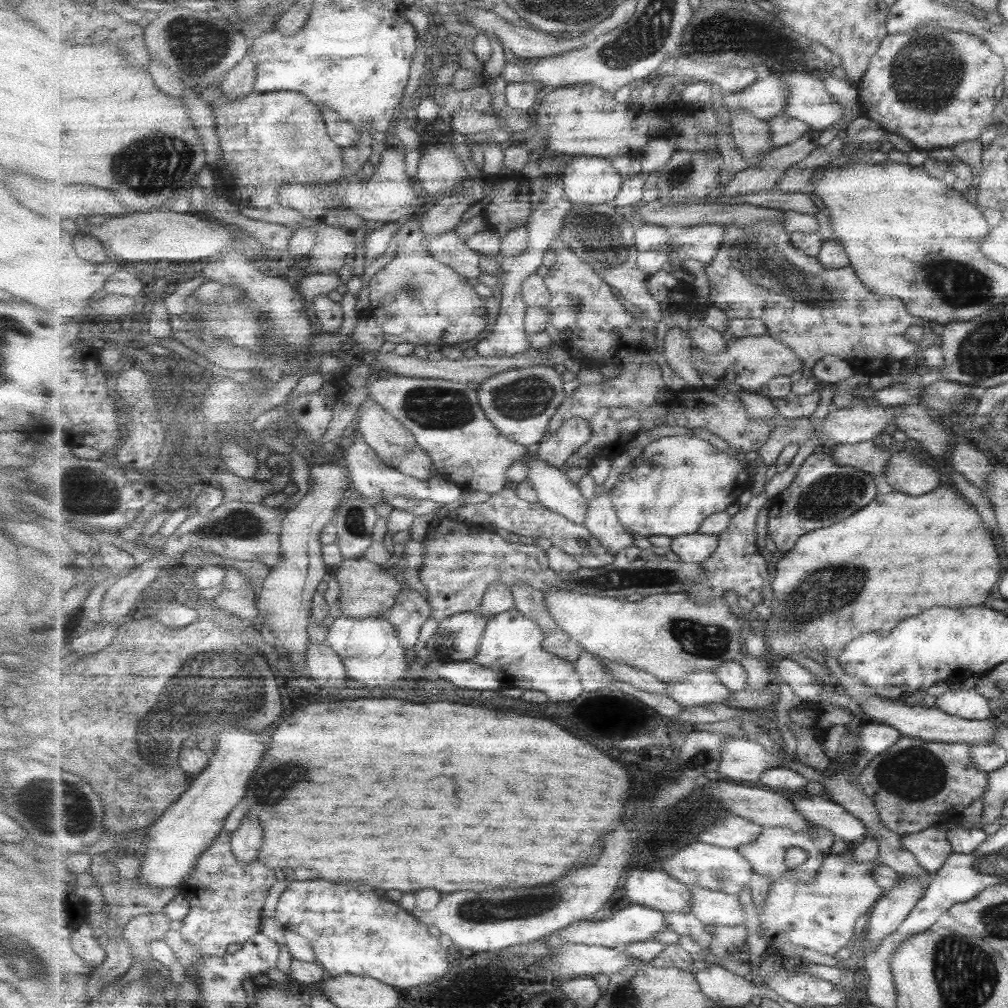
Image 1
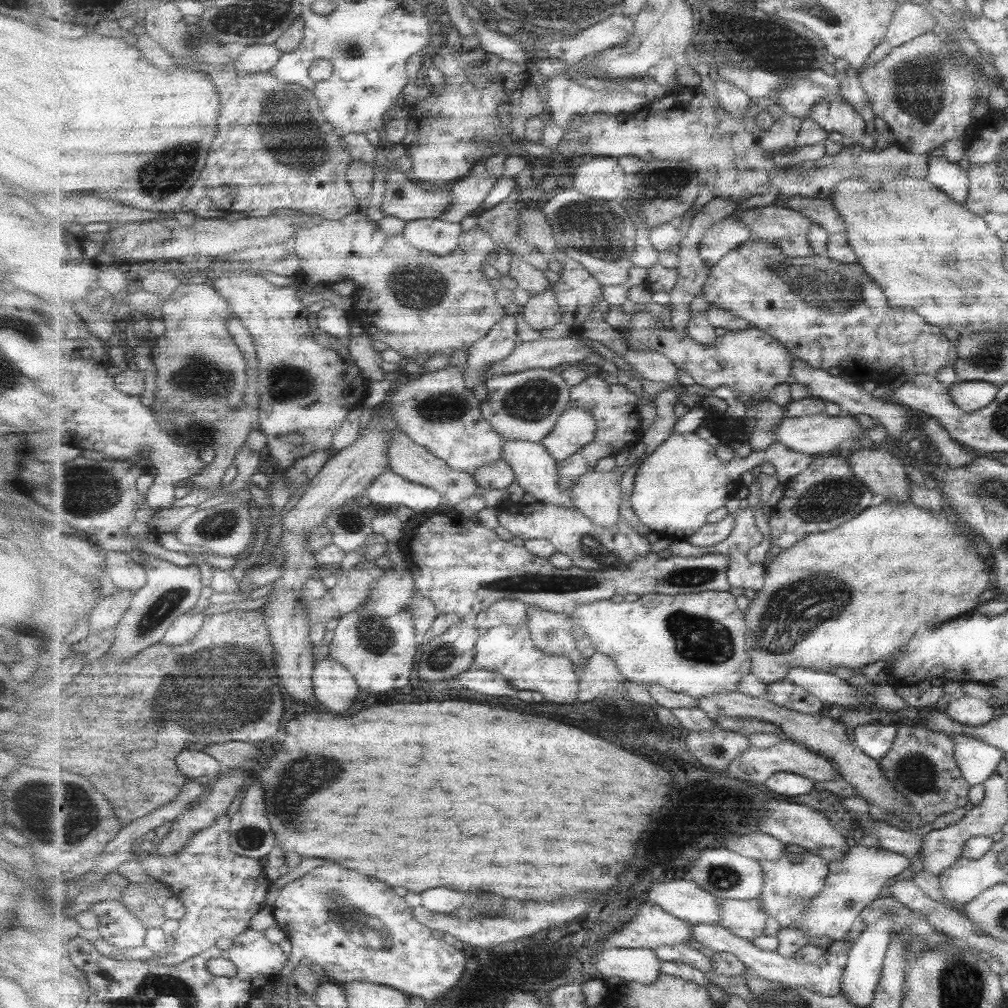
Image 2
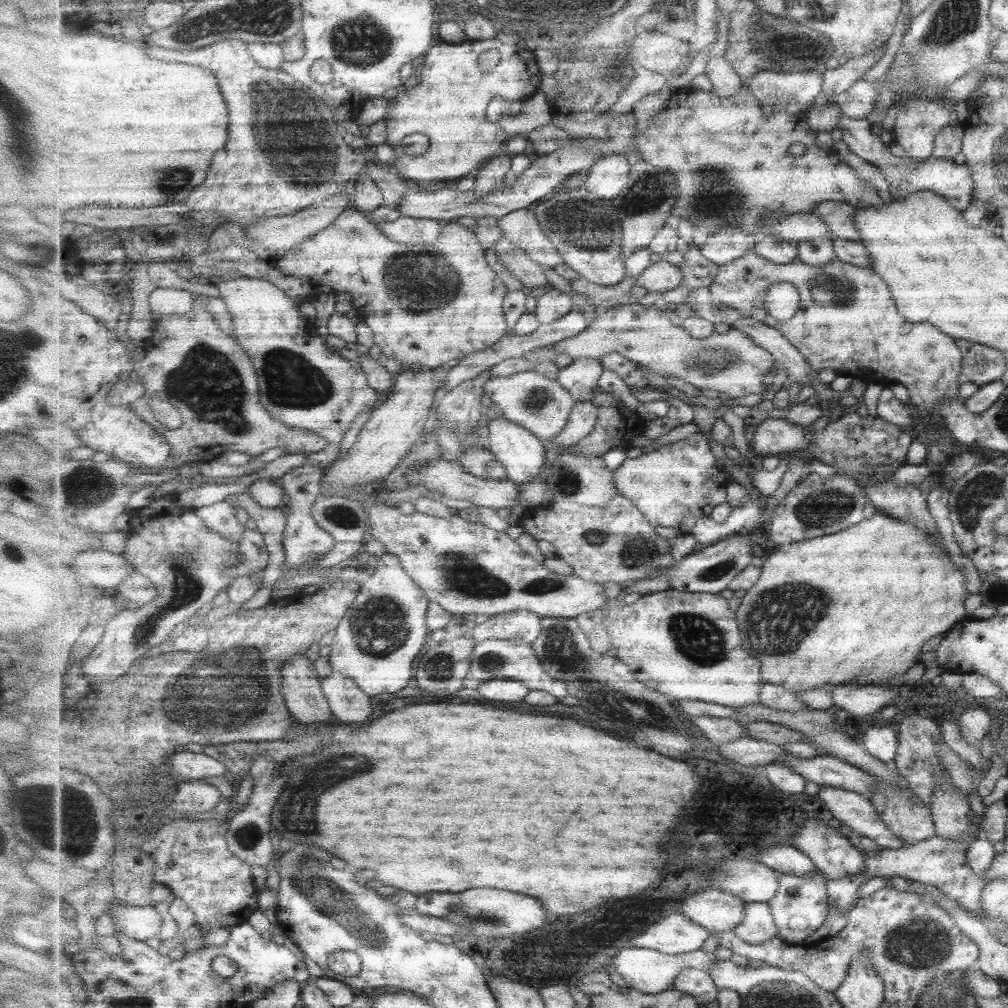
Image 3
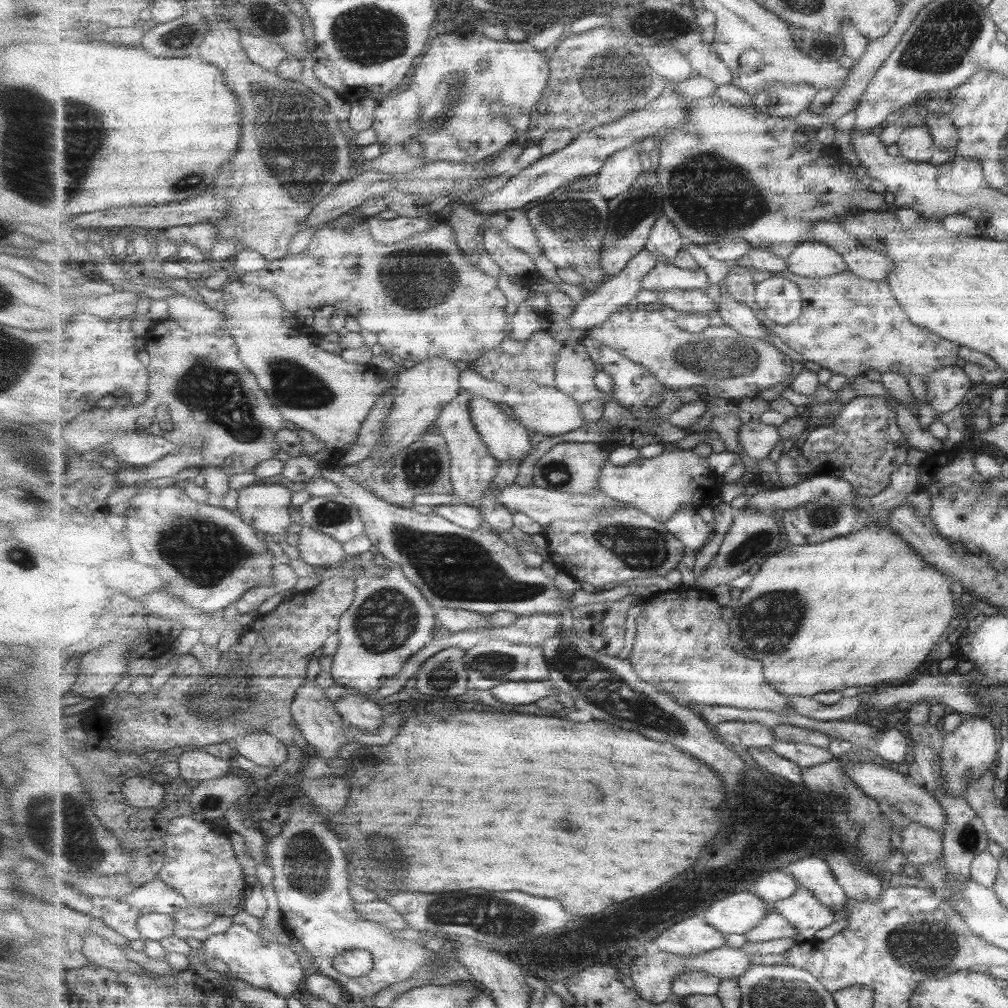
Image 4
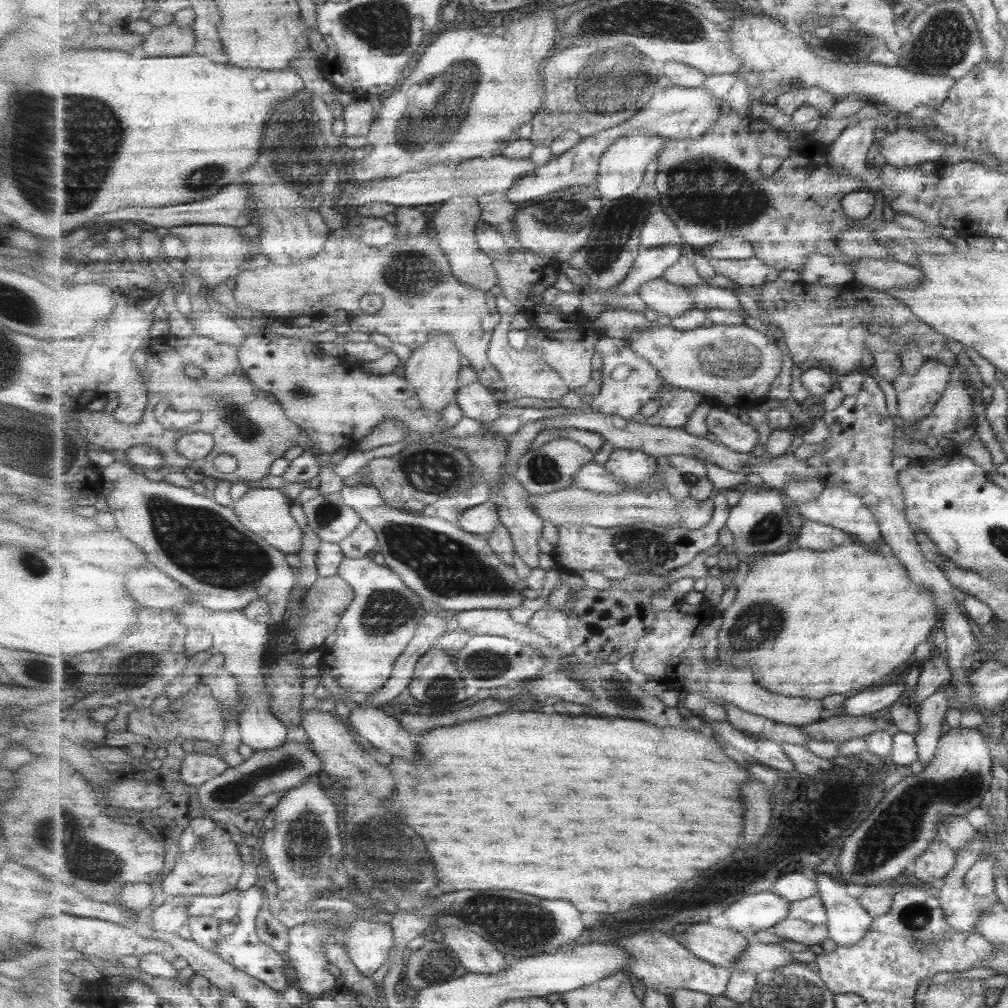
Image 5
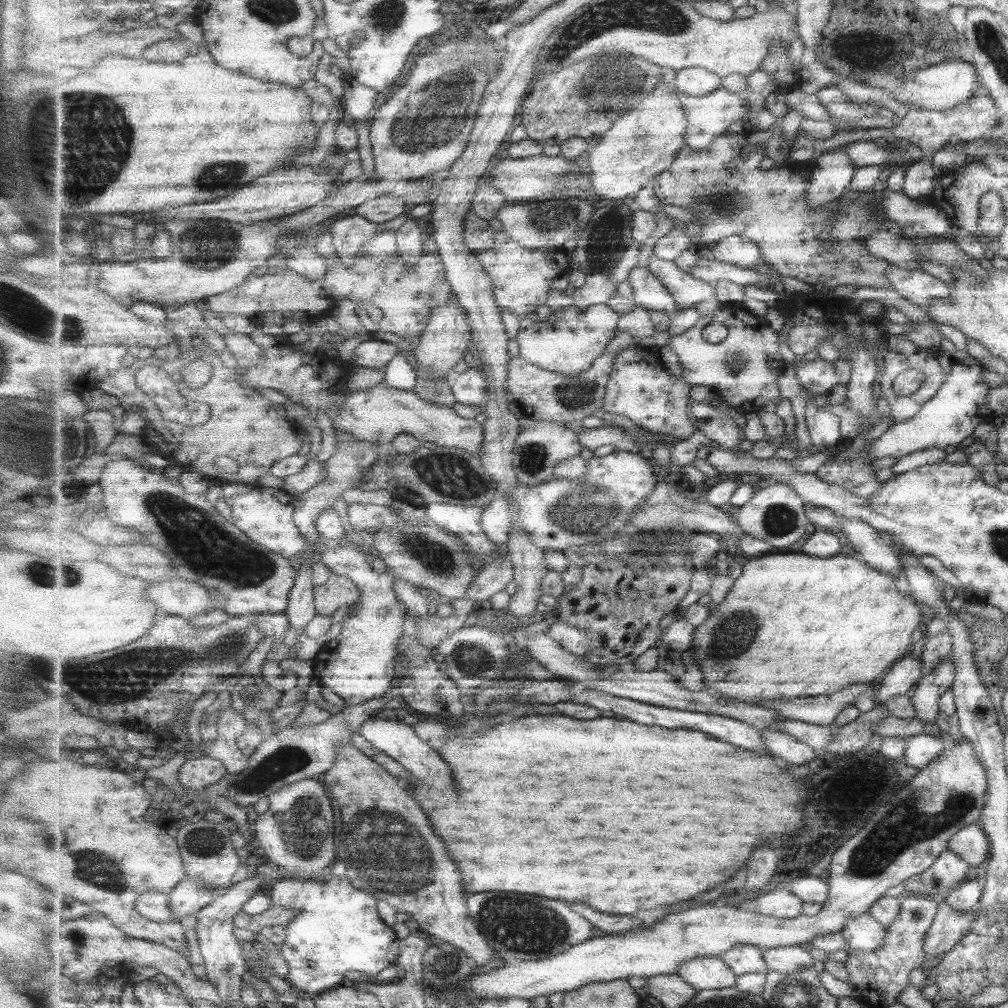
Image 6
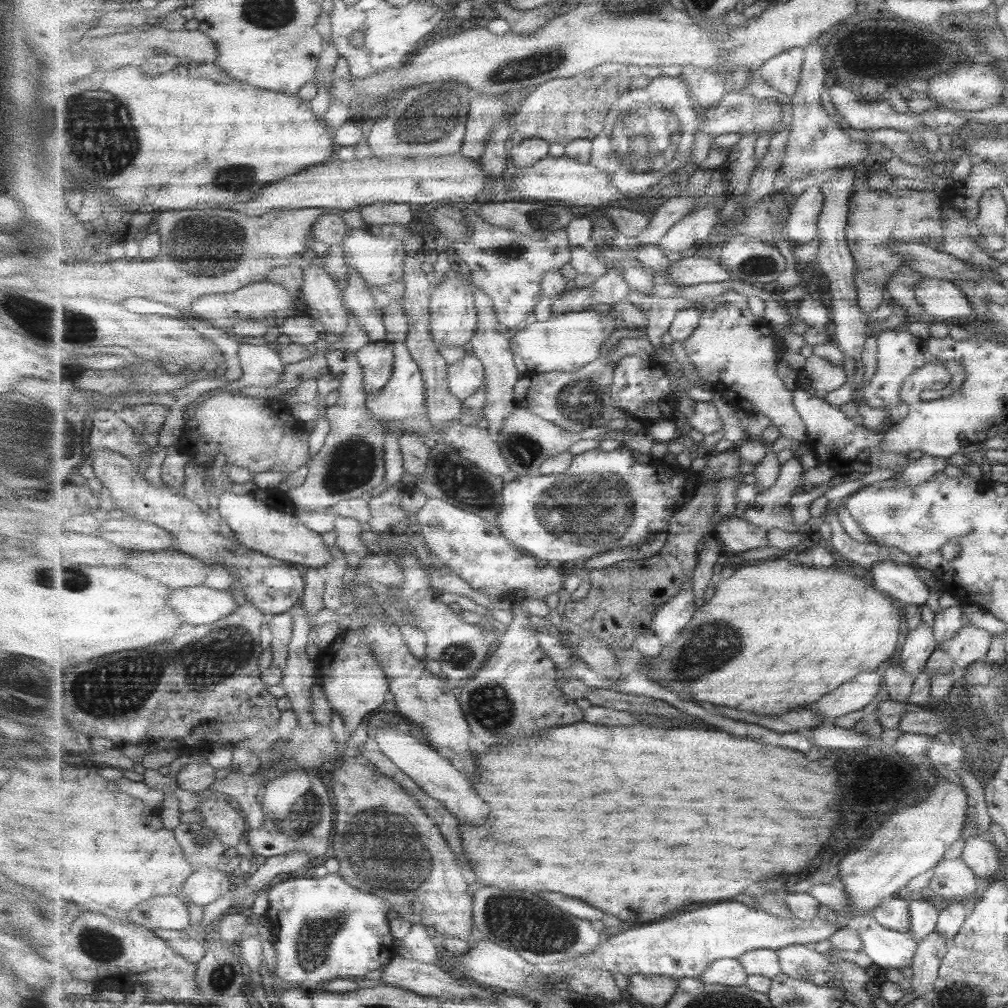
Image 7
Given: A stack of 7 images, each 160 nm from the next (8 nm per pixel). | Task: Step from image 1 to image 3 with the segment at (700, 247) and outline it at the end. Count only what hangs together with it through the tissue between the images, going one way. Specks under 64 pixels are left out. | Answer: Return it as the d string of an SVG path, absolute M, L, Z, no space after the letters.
M726 226L719 232L708 235L707 241L701 246L701 253L705 259L721 267L753 251L756 241L754 234L749 234L742 228Z

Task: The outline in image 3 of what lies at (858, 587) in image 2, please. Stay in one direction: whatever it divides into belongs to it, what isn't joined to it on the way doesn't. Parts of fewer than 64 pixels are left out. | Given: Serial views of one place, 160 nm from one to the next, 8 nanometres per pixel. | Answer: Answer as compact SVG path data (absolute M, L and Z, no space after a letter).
M876 512L863 522L850 526L837 534L829 534L820 538L813 538L797 542L786 547L778 547L763 563L762 573L753 588L746 591L739 608L736 610L739 628L743 634L743 646L749 654L754 655L762 662L762 678L769 684L784 686L793 692L805 692L814 688L825 686L848 685L847 682L857 680L862 686L873 685L873 682L884 684L892 678L903 678L919 660L921 648L935 636L947 634L955 622L959 622L965 616L963 610L963 600L968 593L963 588L963 574L961 570L955 568L951 558L937 548L931 540L930 534L919 530L918 526L913 526L909 522L897 522L898 519L891 518L890 515Z

